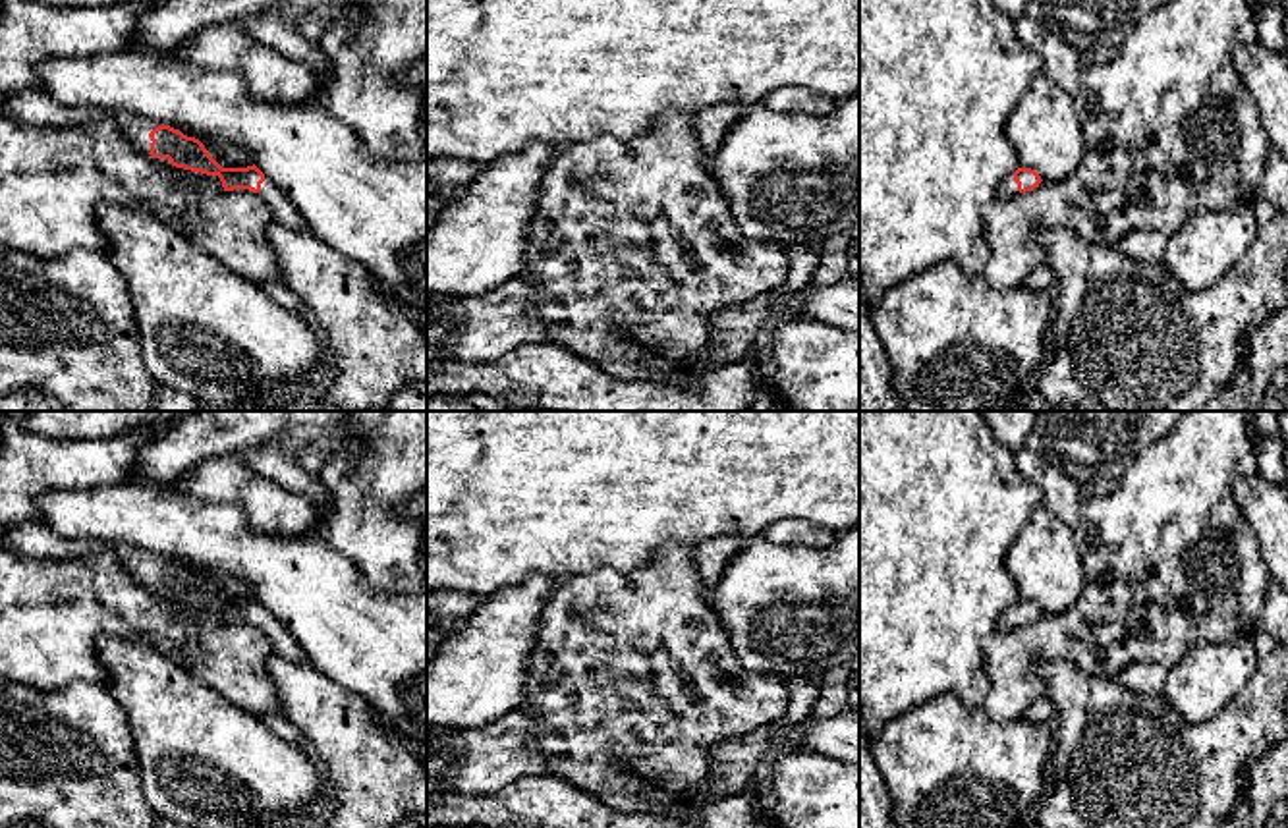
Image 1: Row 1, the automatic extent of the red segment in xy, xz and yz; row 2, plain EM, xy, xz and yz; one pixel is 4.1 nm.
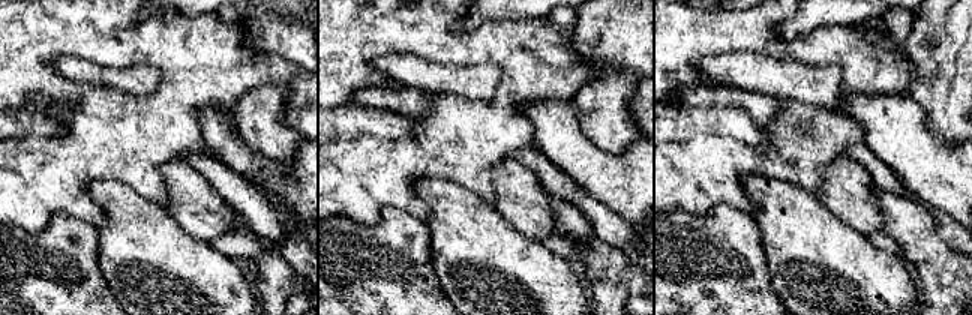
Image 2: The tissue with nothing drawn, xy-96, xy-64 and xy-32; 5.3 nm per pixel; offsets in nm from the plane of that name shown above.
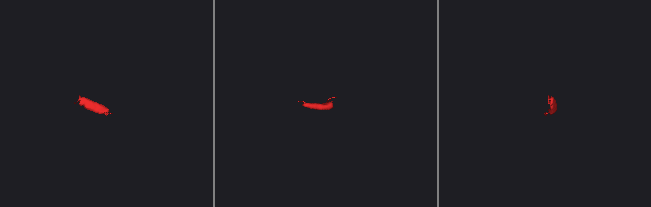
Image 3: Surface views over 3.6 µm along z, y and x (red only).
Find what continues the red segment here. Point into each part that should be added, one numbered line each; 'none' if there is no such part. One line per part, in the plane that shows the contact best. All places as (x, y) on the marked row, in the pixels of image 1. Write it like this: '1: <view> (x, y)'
1: xy (29, 107)
2: yz (1008, 188)

